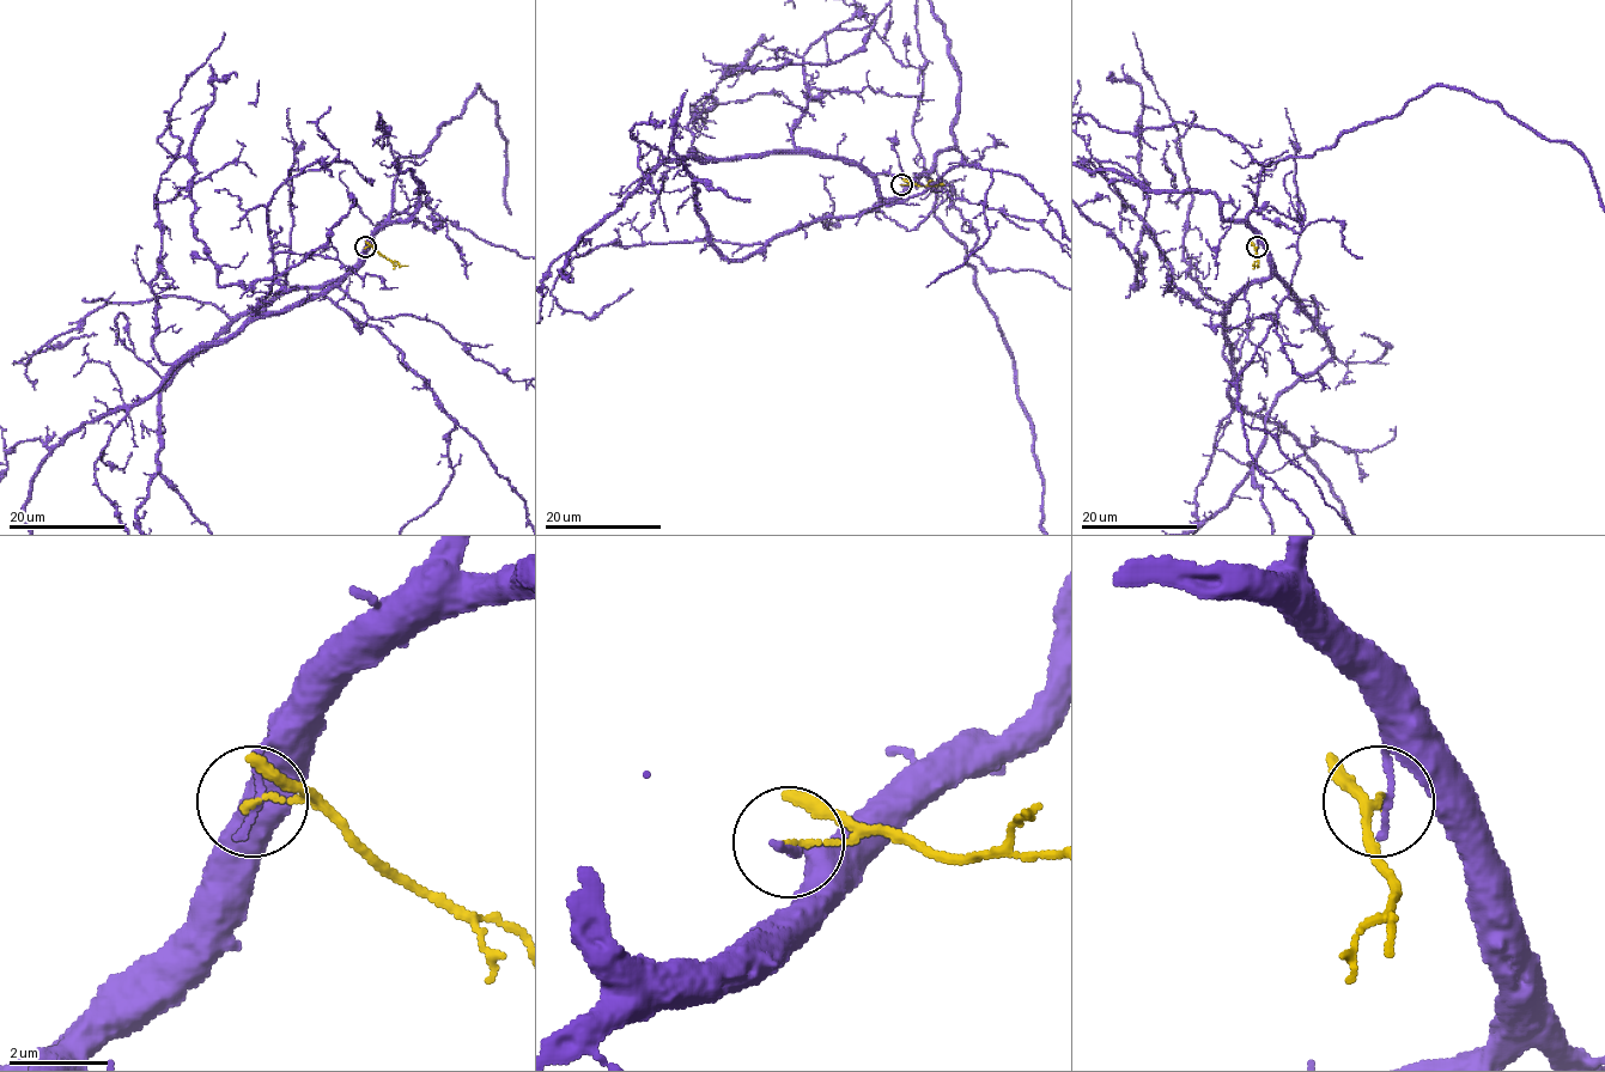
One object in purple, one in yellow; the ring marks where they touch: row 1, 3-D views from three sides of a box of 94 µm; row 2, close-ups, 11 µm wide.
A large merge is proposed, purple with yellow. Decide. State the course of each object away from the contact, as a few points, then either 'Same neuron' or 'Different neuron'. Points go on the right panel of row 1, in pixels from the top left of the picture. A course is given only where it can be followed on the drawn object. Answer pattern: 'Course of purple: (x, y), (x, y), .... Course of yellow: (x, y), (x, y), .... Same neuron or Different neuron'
Course of yellow: (1257, 247), (1257, 266). Different neuron

